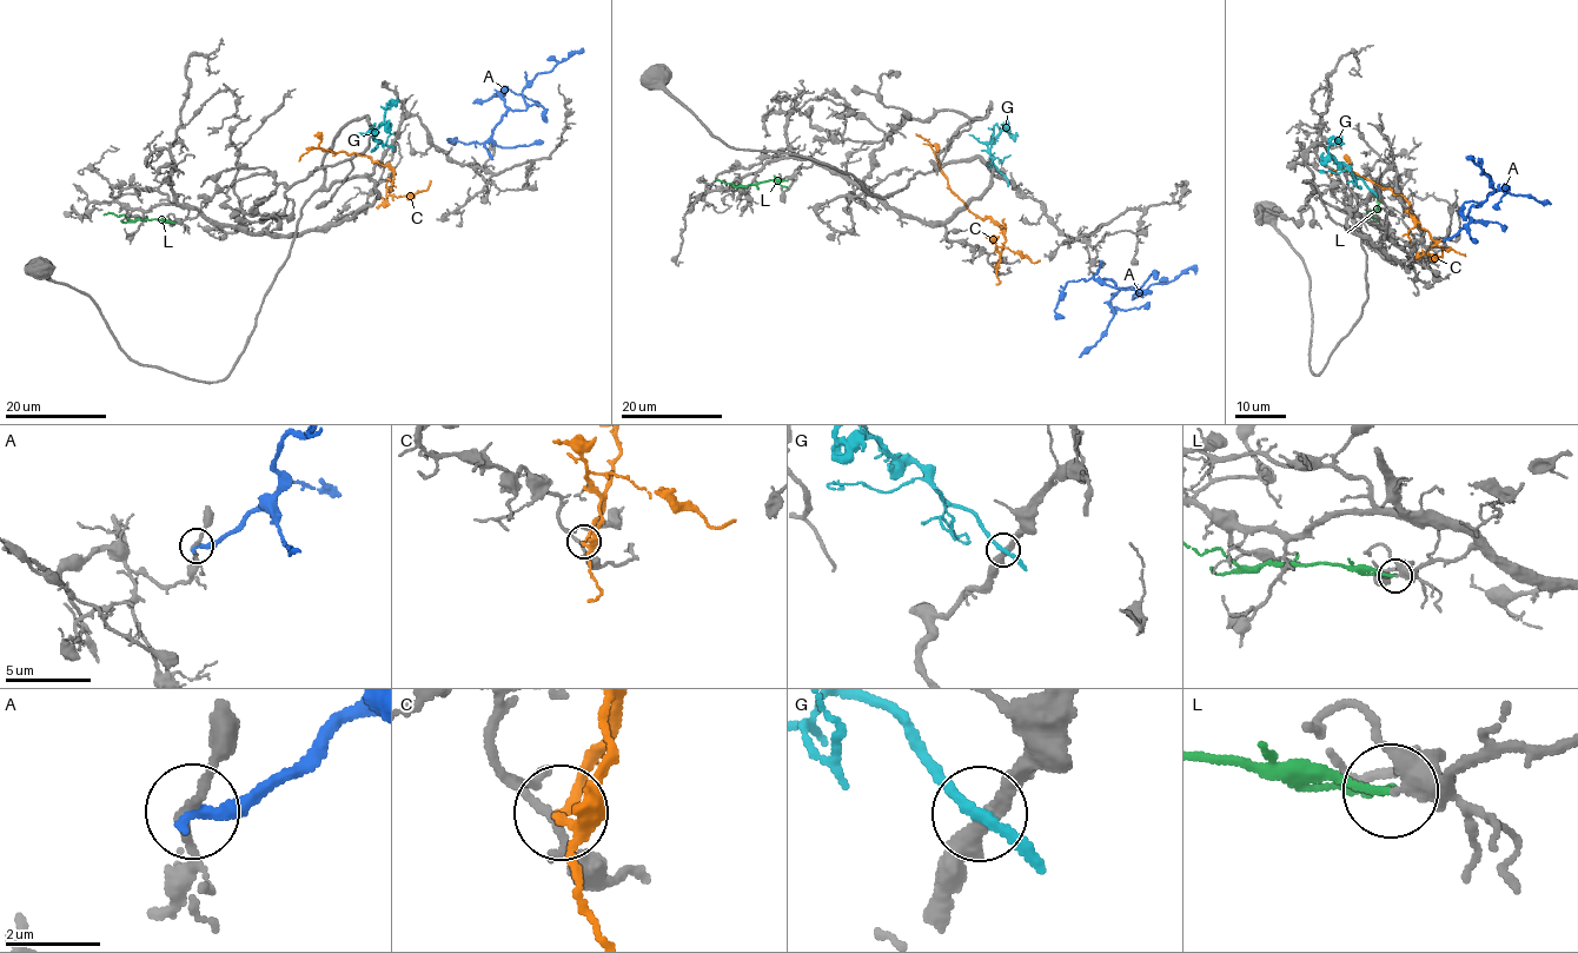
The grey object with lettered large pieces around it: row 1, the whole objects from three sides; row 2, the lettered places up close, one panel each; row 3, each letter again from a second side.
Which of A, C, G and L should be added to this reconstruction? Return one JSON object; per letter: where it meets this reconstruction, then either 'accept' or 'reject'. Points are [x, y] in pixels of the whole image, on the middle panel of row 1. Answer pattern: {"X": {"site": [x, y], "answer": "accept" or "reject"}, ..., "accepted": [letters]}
{"A": {"site": [1101, 262], "answer": "reject"}, "C": {"site": [995, 266], "answer": "reject"}, "G": {"site": [1006, 178], "answer": "reject"}, "L": {"site": [787, 180], "answer": "reject"}, "accepted": []}

